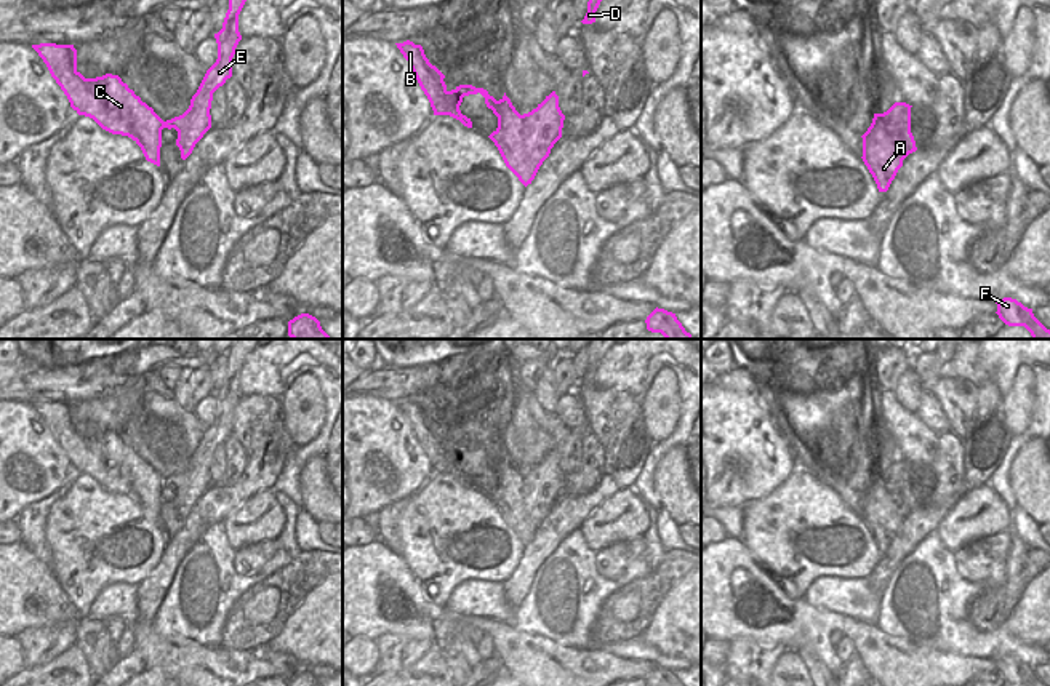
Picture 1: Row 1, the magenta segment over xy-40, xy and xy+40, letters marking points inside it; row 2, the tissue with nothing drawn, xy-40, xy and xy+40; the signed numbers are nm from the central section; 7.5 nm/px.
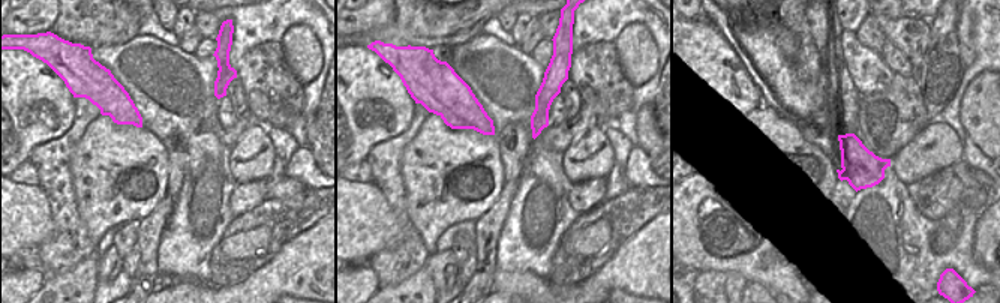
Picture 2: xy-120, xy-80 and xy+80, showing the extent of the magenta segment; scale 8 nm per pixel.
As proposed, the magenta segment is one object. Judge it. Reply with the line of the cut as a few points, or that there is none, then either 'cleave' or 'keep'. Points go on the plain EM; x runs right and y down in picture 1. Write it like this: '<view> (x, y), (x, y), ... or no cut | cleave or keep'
xy+40 (874, 474), (884, 482), (884, 488), (890, 496), (909, 510) | cleave

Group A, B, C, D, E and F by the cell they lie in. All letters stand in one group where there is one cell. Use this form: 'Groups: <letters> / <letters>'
Groups: A B C F / D E.

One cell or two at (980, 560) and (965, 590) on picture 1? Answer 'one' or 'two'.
two

